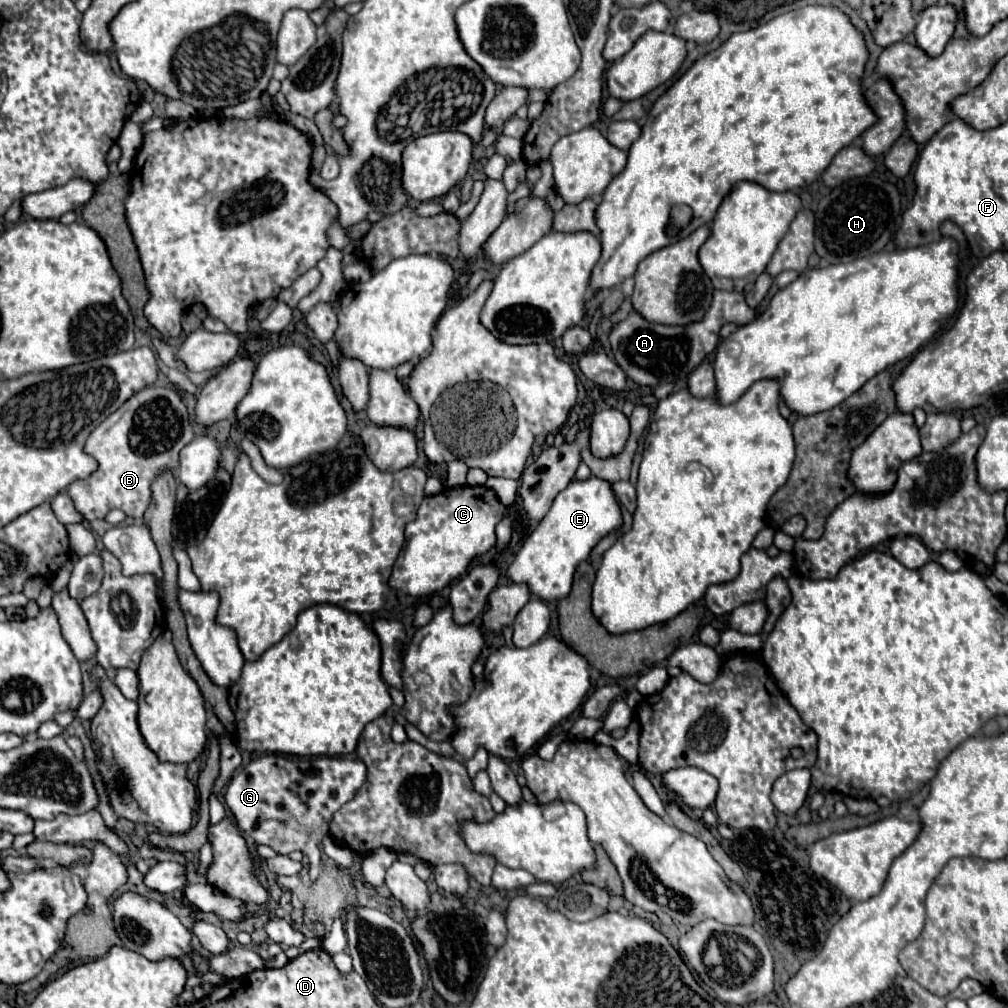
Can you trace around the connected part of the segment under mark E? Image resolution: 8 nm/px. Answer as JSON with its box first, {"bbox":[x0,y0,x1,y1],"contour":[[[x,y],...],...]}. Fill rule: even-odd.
{"bbox":[508,475,622,601],"contour":[[[594,475],[586,481],[574,479],[562,493],[558,493],[550,511],[526,537],[508,567],[508,577],[514,583],[526,583],[530,591],[544,601],[564,599],[570,593],[576,567],[590,557],[600,539],[620,527],[622,513],[614,491],[610,489],[610,483]]]}

